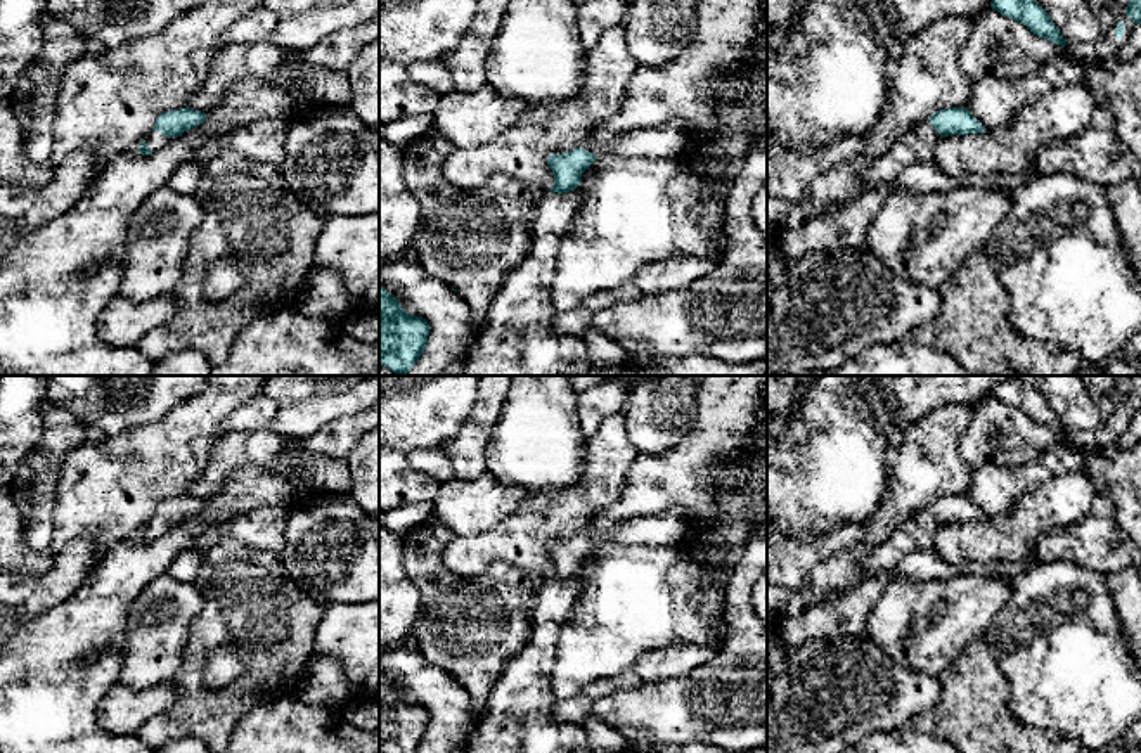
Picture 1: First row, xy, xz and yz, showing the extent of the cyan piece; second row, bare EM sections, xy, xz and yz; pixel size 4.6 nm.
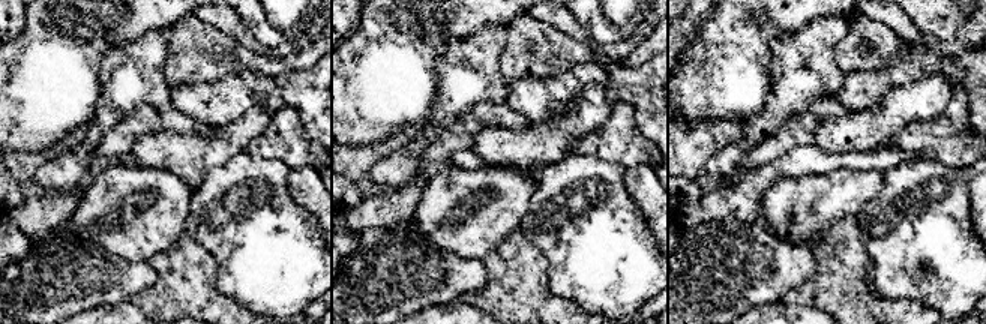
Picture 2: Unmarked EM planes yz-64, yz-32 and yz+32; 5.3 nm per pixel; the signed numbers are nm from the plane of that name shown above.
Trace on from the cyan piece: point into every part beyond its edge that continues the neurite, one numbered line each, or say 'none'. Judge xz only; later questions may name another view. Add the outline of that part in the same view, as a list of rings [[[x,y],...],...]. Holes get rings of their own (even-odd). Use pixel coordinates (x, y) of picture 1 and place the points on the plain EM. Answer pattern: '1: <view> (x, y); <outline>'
1: xz (667, 528); [[[670,509],[656,516],[632,518],[611,530],[597,530],[589,525],[580,535],[596,544],[680,547],[684,542],[684,512]]]

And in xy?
1: xy (154, 527); [[[152,518],[144,528],[149,537],[158,538],[171,526],[177,526],[177,525],[164,525],[159,518]]]

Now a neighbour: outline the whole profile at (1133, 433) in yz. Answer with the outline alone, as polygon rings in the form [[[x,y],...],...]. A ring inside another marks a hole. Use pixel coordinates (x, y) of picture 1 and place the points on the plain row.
[[[1141,410],[1131,421],[1122,436],[1115,441],[1118,448],[1131,448],[1141,441]]]

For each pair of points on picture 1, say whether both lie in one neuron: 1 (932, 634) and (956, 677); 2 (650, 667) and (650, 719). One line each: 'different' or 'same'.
1: different
2: different

